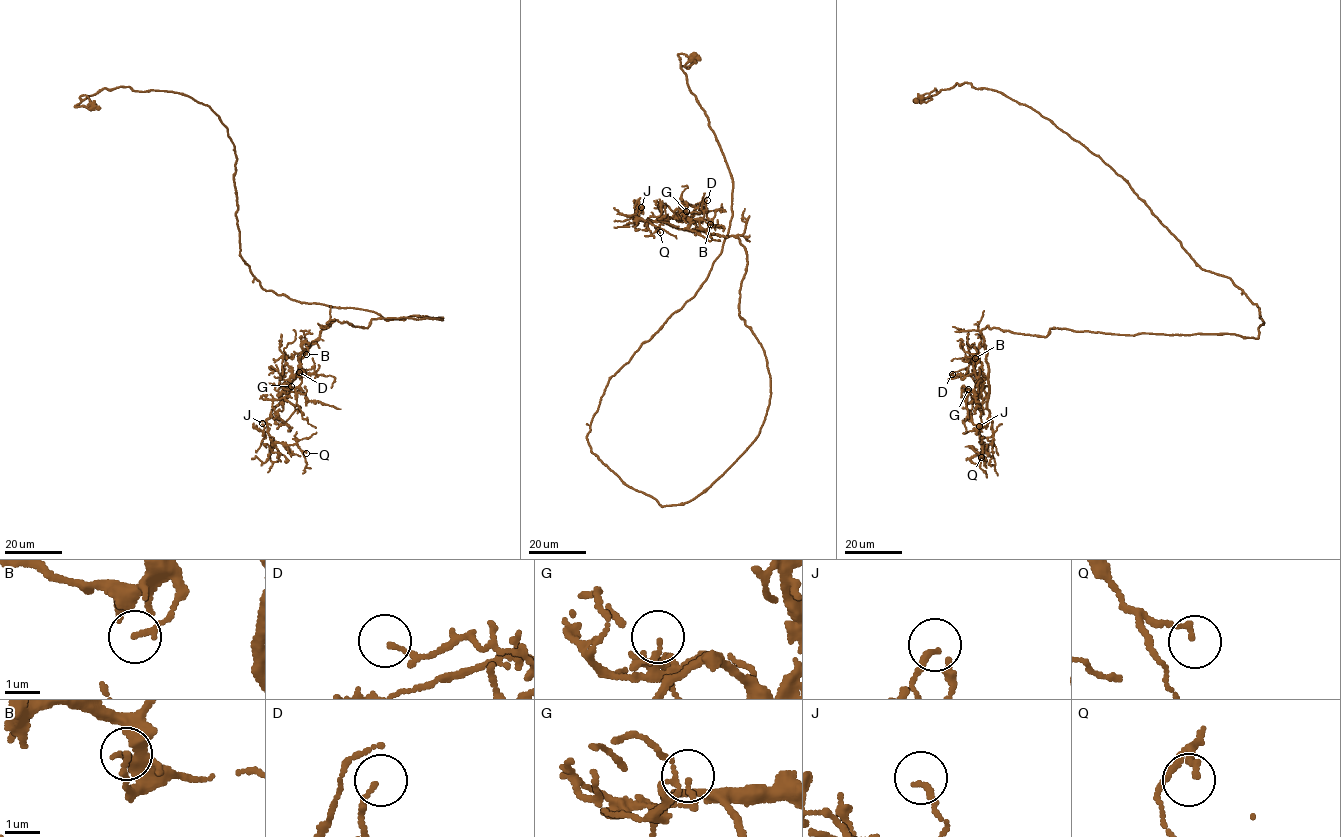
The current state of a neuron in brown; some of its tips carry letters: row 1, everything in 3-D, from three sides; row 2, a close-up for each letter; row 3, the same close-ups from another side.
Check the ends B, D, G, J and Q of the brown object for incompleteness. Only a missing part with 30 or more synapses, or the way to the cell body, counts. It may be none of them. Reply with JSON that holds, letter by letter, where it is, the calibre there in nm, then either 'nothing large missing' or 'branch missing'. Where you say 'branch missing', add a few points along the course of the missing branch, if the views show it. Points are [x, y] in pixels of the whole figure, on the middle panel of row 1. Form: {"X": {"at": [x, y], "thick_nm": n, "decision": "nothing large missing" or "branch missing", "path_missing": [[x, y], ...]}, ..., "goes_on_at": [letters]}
{"B": {"at": [710, 224], "thick_nm": 130, "decision": "nothing large missing"}, "D": {"at": [707, 200], "thick_nm": 110, "decision": "nothing large missing"}, "G": {"at": [686, 211], "thick_nm": 80, "decision": "nothing large missing"}, "J": {"at": [641, 207], "thick_nm": 160, "decision": "nothing large missing"}, "Q": {"at": [660, 232], "thick_nm": 140, "decision": "nothing large missing"}, "goes_on_at": []}

